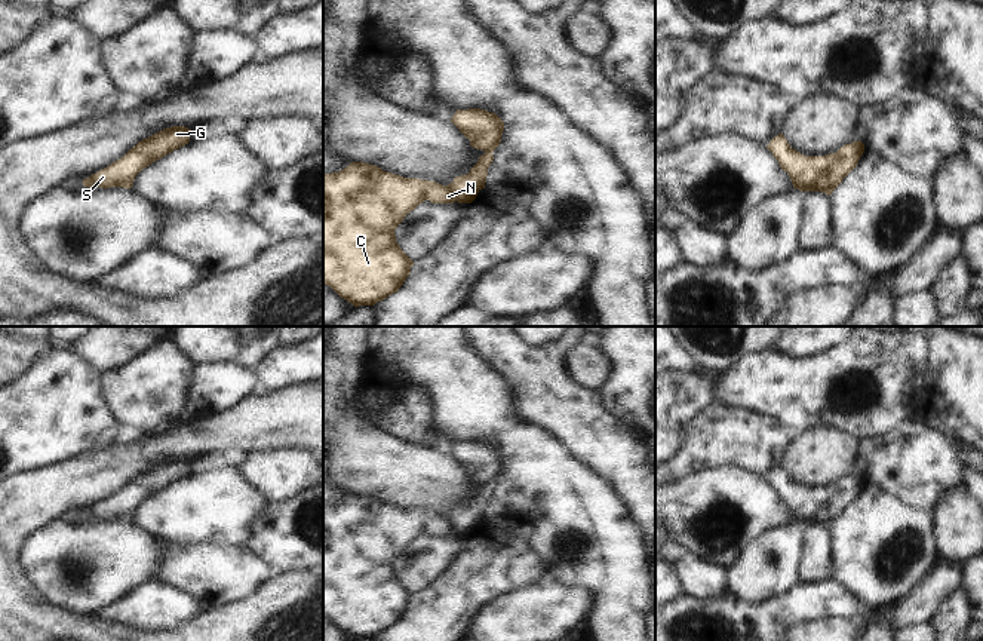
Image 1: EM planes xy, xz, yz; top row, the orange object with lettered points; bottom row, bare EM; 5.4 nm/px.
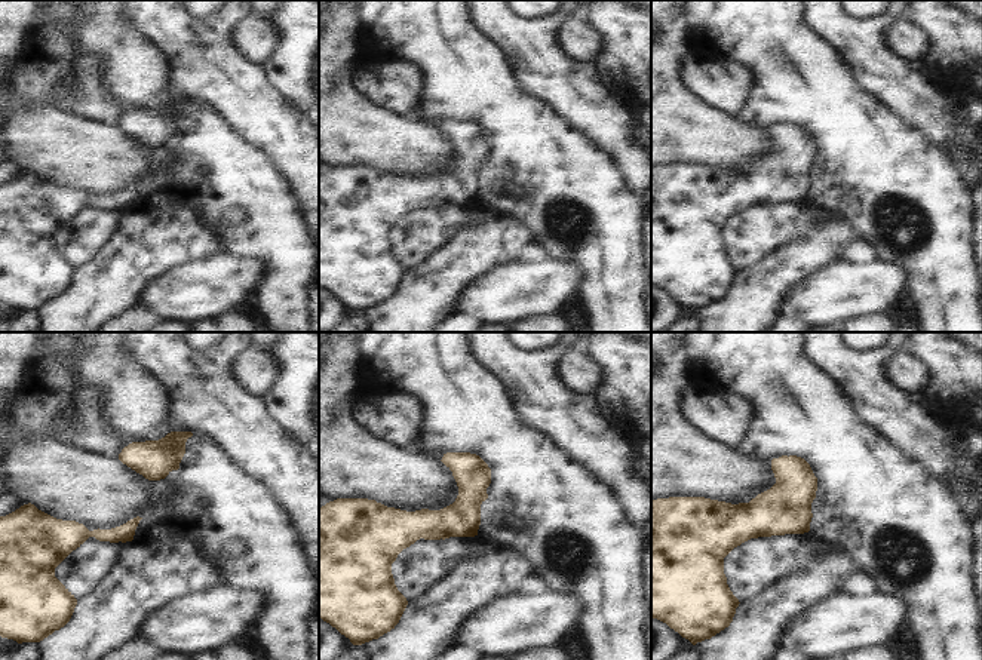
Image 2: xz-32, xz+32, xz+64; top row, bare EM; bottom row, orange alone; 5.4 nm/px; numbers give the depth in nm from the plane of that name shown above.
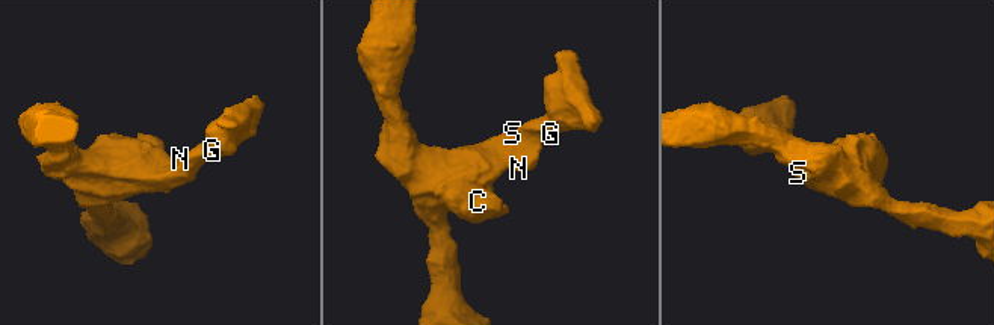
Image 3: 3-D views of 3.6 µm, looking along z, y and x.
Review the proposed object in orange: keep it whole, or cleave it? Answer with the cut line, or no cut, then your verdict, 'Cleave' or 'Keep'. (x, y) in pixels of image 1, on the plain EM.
No split. Keep.

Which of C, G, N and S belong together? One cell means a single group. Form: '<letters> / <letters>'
C G N S

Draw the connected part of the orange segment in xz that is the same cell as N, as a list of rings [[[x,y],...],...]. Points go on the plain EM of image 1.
[[[480,441],[457,442],[451,454],[485,485],[467,507],[455,509],[448,518],[405,510],[375,497],[353,494],[340,504],[323,507],[323,616],[354,640],[374,638],[399,623],[414,594],[396,574],[394,562],[424,533],[431,536],[471,536],[485,521],[494,482],[501,475],[504,454]]]

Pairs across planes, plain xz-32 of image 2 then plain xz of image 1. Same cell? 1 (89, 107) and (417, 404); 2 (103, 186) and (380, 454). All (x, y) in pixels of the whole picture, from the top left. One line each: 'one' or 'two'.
1: one
2: one

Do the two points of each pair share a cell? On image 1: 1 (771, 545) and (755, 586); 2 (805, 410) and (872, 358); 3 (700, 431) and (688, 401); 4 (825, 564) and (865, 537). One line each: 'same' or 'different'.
1: same
2: same
3: different
4: different

